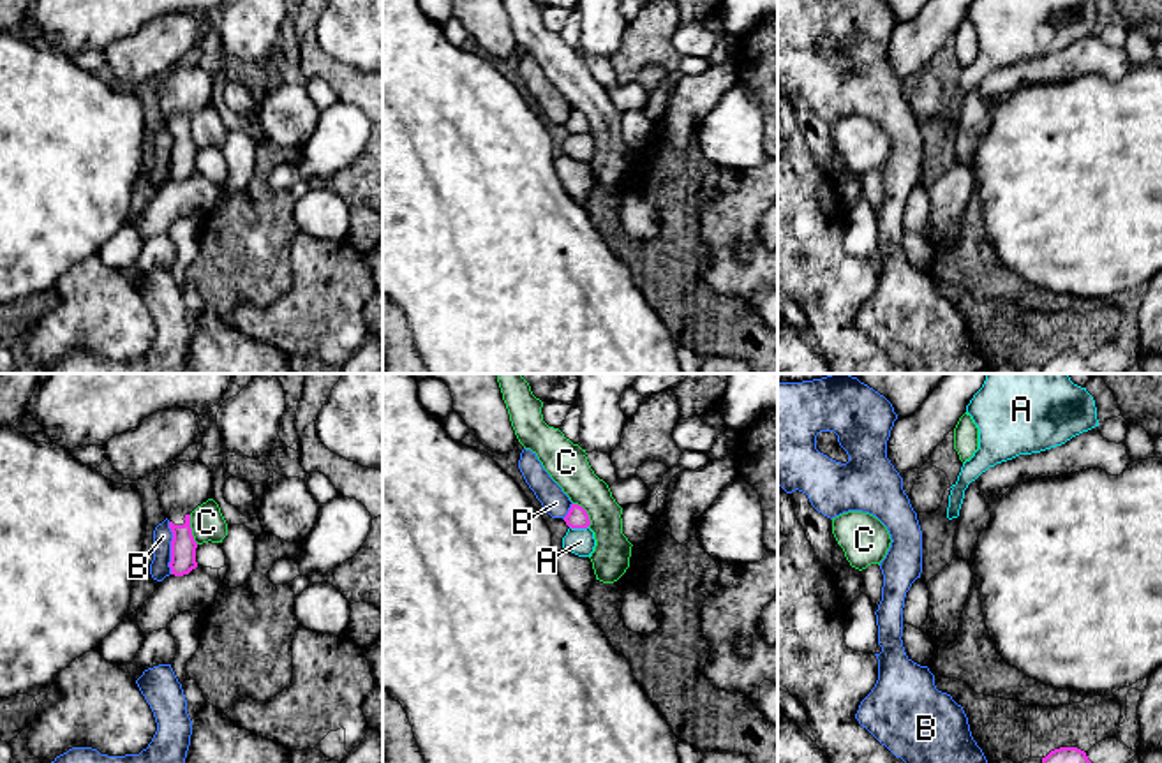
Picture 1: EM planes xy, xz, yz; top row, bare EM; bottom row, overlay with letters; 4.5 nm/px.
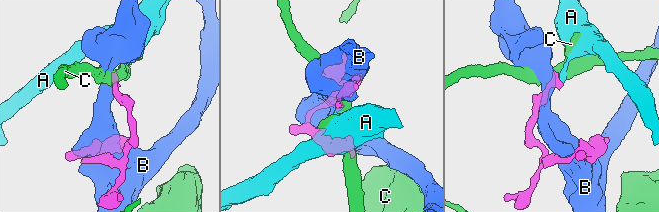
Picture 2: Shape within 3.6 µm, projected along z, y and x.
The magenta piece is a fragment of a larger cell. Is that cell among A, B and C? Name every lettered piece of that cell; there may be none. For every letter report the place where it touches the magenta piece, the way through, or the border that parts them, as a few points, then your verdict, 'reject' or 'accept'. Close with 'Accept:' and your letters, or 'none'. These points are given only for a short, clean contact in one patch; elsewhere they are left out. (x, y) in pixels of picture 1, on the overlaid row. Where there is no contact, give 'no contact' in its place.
A: contact xz (579, 527); border xz (570, 525), (588, 527); reject
B: contact xy (171, 548); reject
C: contact xy (191, 529); border xy (189, 515), (193, 538), (198, 543); reject
Accept: none

